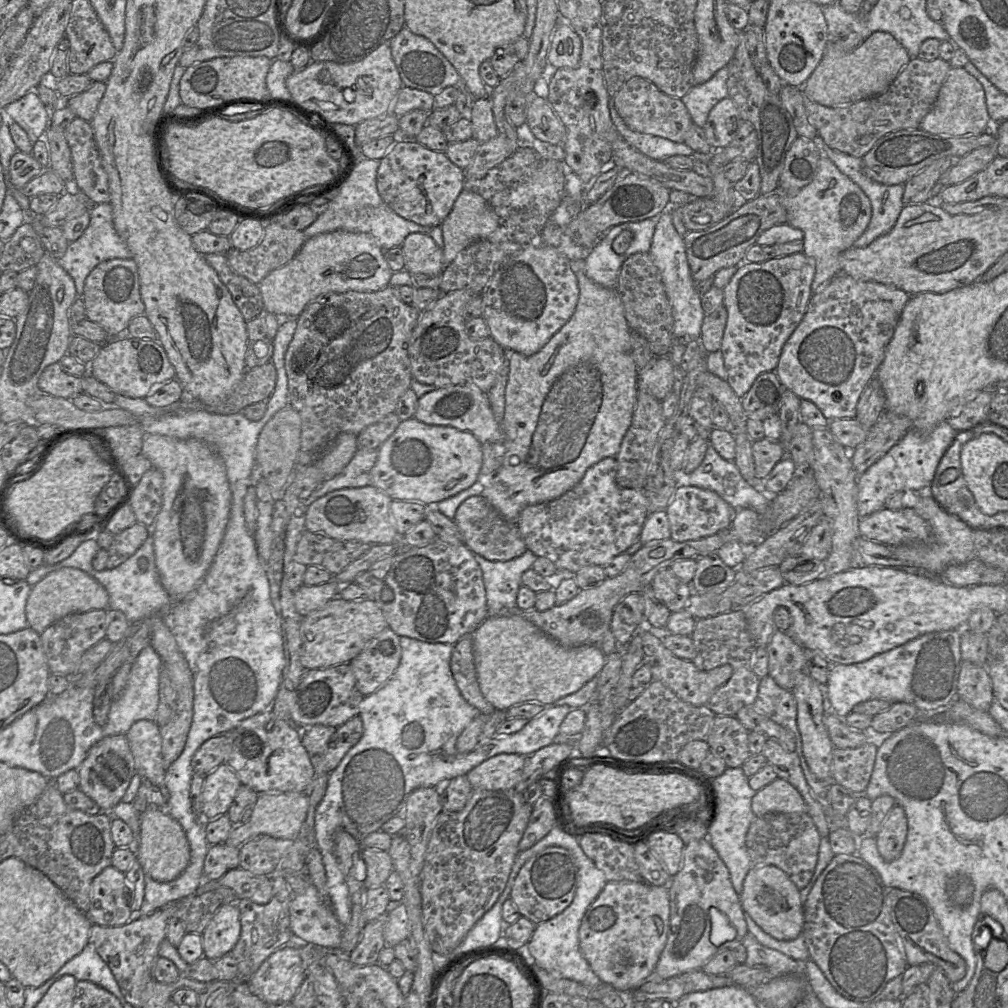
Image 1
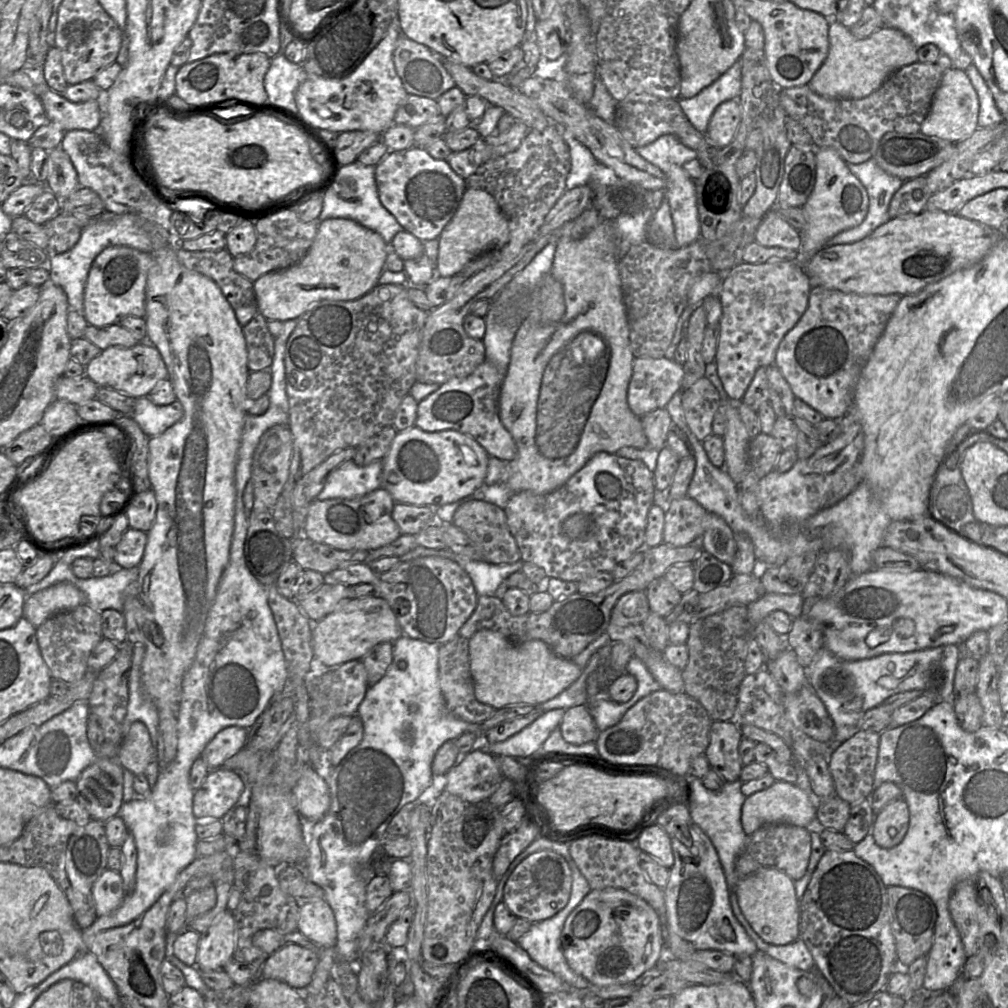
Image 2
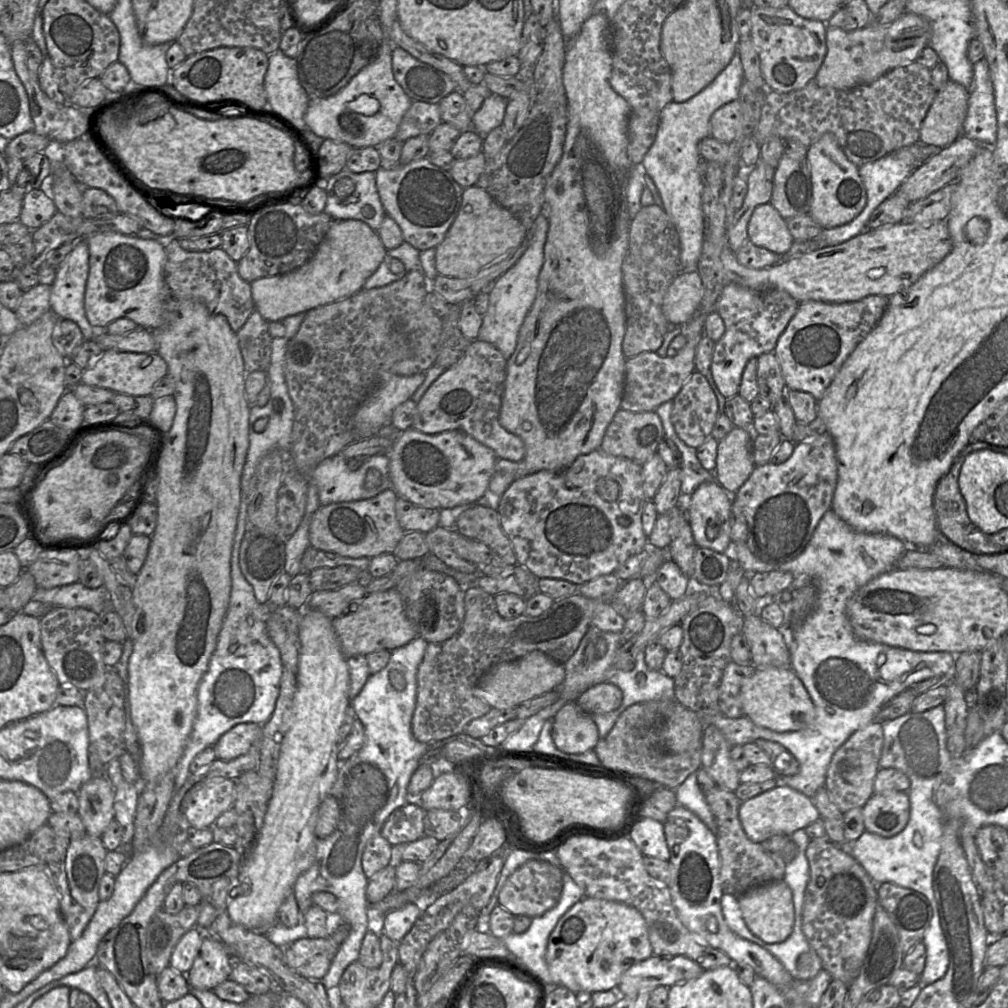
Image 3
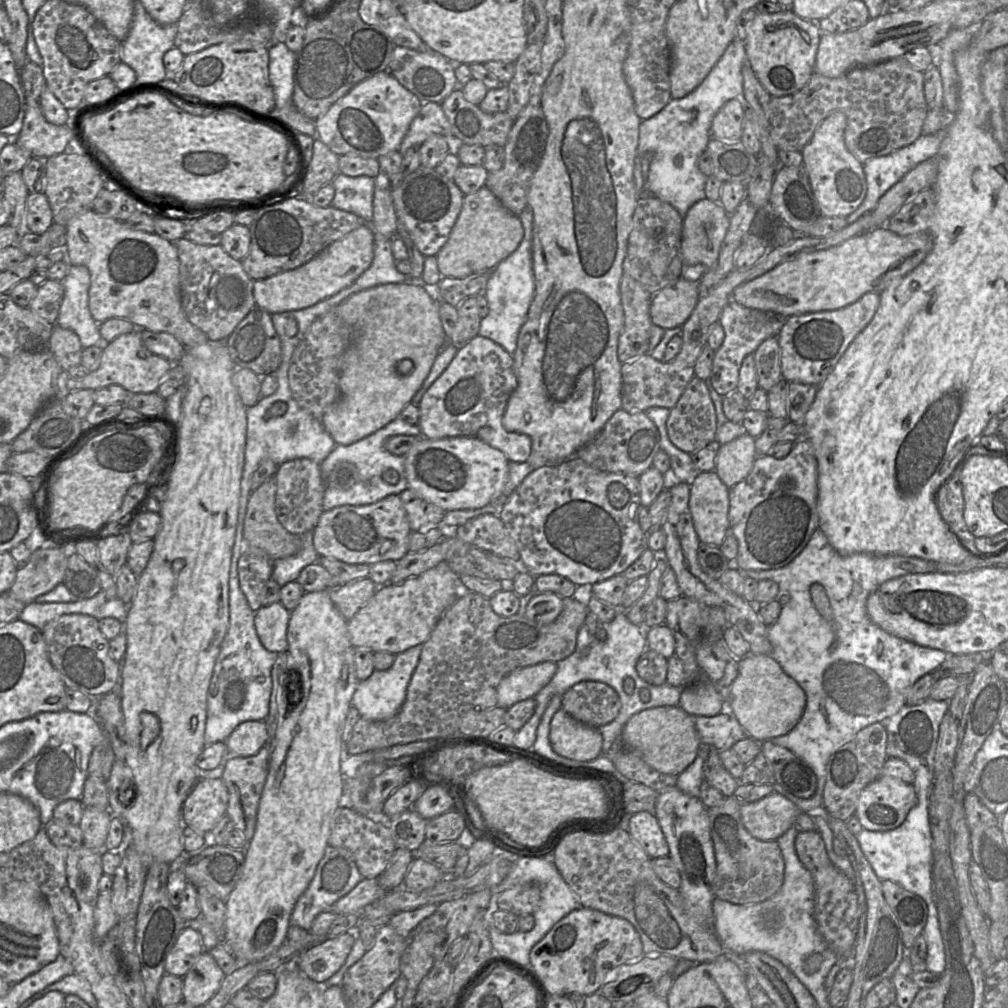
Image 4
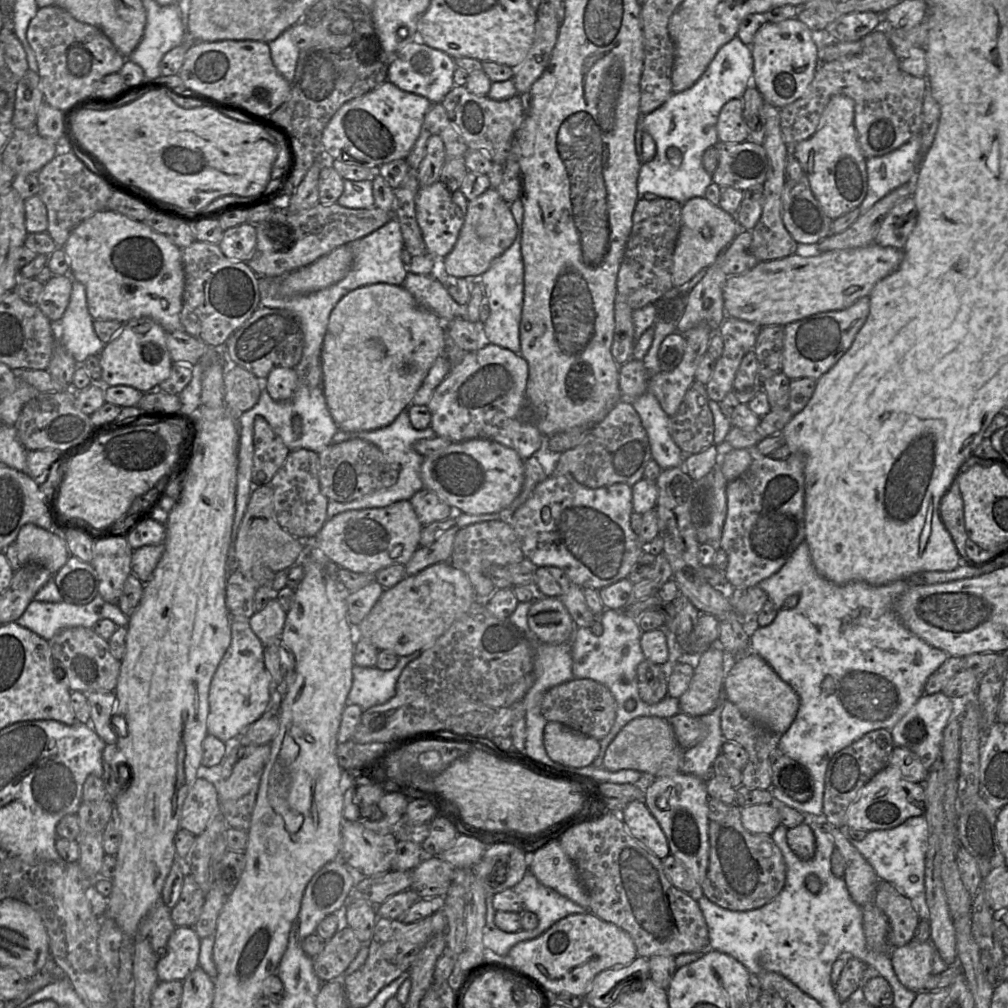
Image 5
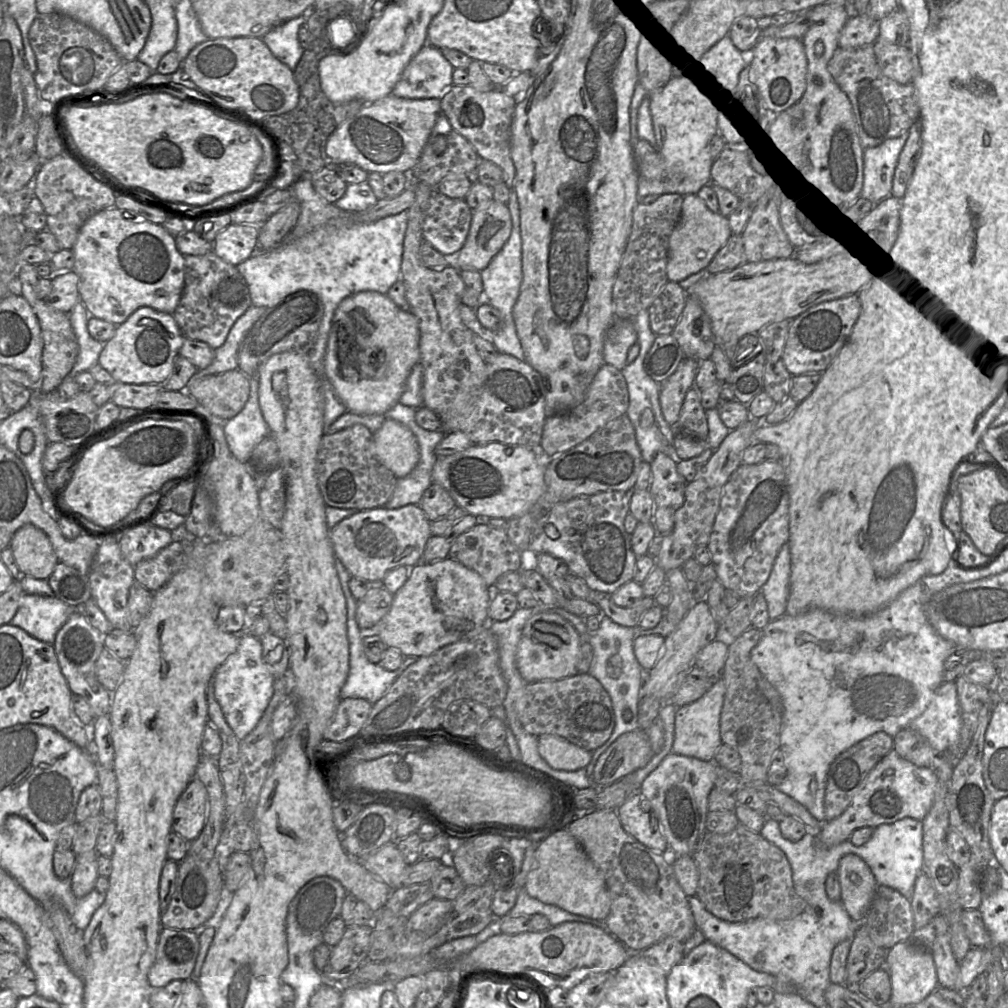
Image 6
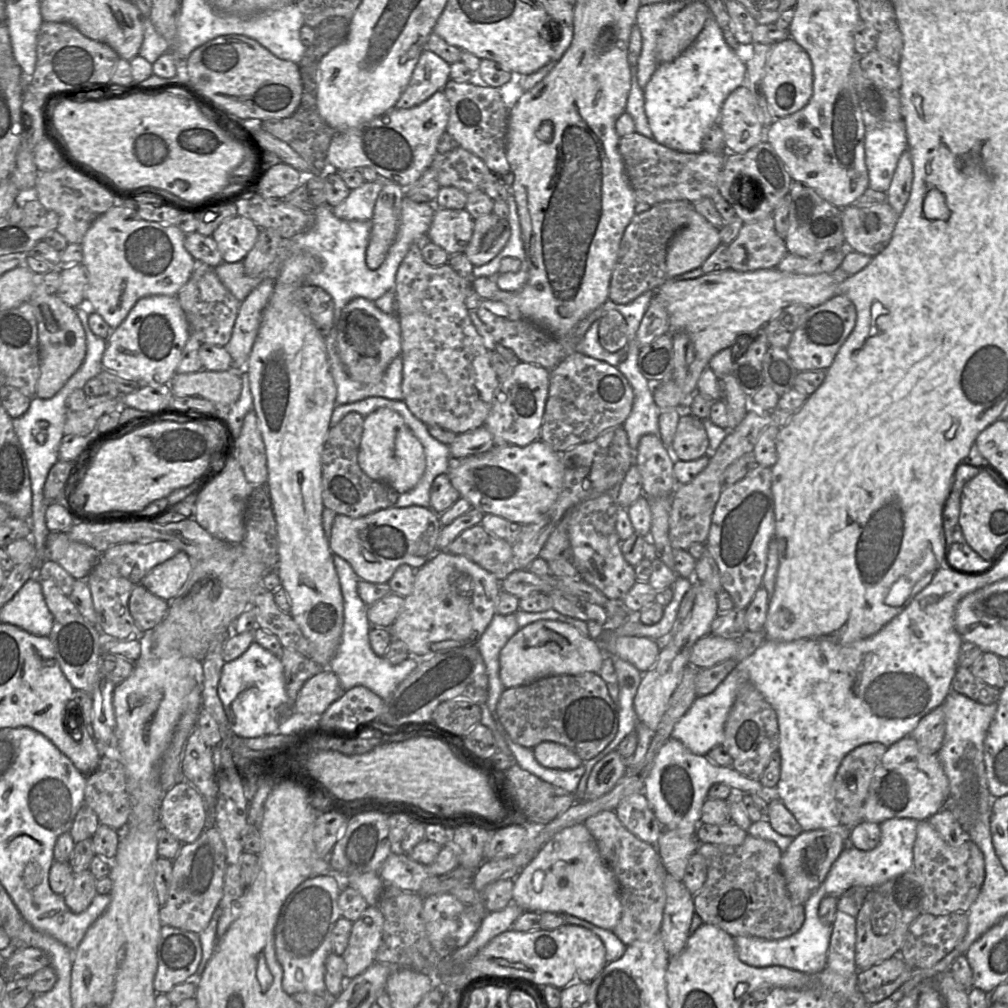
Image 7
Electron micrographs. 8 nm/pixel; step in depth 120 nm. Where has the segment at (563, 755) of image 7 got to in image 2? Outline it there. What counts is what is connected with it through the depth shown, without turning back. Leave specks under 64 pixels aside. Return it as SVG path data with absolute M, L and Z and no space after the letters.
M586 705L566 709L559 728L564 740L573 745L595 742L599 734Z

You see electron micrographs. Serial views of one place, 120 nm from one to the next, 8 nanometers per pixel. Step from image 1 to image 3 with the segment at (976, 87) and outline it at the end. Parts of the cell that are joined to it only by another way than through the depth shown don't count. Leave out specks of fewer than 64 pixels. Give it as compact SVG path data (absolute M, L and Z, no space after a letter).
M948 80L936 92L920 127L919 142L946 147L963 134L968 109L969 90Z

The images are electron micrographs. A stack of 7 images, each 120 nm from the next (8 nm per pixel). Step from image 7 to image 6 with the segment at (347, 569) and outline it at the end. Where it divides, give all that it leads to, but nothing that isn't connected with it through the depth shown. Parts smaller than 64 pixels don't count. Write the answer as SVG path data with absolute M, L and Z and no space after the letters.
M337 558L335 560L335 567L336 567L338 578L346 599L347 636L349 641L349 673L344 685L340 690L340 697L341 699L363 698L368 702L370 702L371 704L375 704L378 700L380 700L384 696L386 691L390 688L393 682L400 676L400 674L408 666L416 662L419 659L419 657L418 656L404 657L404 660L401 663L400 667L394 671L386 670L379 664L372 663L367 659L363 651L363 643L362 643L364 631L360 629L360 627L358 626L356 617L355 617L358 600L353 597L349 588L349 581L352 576L344 567L342 562Z

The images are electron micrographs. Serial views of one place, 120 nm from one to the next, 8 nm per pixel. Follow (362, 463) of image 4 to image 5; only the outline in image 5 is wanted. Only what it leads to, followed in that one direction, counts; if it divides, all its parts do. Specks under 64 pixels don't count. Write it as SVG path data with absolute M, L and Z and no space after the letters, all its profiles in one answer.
M407 410L402 411L389 425L375 430L347 432L338 429L338 431L333 435L331 443L340 443L353 438L366 440L376 445L382 451L388 462L398 465L399 476L397 482L393 486L375 491L357 500L347 503L328 500L327 517L331 518L347 510L386 507L400 500L409 500L416 492L424 488L421 478L421 466L424 457L413 448L413 444L417 440L434 438L435 436L436 434L431 427L424 430L415 429L410 422Z

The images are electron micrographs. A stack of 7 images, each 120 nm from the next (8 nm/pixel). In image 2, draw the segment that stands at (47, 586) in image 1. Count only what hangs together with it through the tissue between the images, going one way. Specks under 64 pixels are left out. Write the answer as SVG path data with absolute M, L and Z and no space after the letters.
M61 582L33 595L28 595L23 607L23 617L35 628L61 612L86 604L85 595L75 585Z

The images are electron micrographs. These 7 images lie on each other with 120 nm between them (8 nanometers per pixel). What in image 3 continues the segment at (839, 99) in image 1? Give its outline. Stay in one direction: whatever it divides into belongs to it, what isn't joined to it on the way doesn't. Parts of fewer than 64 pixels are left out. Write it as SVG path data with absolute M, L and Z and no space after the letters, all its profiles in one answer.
M904 12L887 26L866 26L845 31L827 26L826 55L814 81L821 87L847 90L870 84L888 71L915 62L919 52L928 46L930 25L920 15Z

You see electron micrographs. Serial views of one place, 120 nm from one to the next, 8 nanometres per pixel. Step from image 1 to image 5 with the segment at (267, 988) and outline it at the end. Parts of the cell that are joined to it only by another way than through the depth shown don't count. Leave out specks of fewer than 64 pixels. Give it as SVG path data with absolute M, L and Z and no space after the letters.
M343 905L333 912L339 918L339 929L331 939L325 941L323 950L317 956L310 957L315 974L323 981L330 981L342 974L363 945L345 921L346 907Z

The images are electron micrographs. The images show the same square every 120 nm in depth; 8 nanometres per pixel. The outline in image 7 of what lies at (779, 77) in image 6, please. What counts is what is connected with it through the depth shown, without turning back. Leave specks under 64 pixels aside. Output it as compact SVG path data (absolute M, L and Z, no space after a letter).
M791 37L774 43L767 55L762 78L762 87L773 120L804 107L811 98L812 86L812 63L805 49Z

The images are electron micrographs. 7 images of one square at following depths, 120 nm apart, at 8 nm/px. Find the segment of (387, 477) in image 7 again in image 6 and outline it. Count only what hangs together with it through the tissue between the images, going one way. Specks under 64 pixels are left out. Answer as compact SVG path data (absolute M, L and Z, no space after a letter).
M386 419L373 433L376 455L397 478L408 475L417 465L420 449L416 436L404 424Z

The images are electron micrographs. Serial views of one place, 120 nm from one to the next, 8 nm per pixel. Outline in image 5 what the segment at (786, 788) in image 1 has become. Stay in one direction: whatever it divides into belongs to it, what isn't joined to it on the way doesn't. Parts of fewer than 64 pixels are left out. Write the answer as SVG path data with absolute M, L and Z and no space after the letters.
M771 804L742 807L740 811L743 827L753 834L772 835L780 825L778 809Z

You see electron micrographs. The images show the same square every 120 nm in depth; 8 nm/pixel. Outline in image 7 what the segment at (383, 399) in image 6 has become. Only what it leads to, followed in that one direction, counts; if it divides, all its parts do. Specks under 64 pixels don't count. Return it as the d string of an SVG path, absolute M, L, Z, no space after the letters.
M357 297L342 309L338 322L337 347L340 359L351 379L362 384L377 384L389 364L401 355L401 326L396 314L381 311L373 301Z

